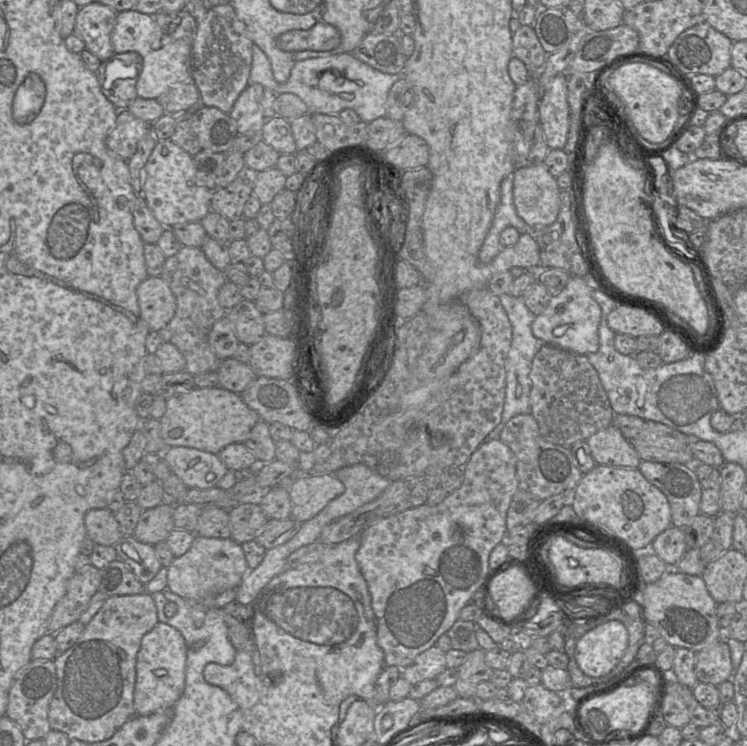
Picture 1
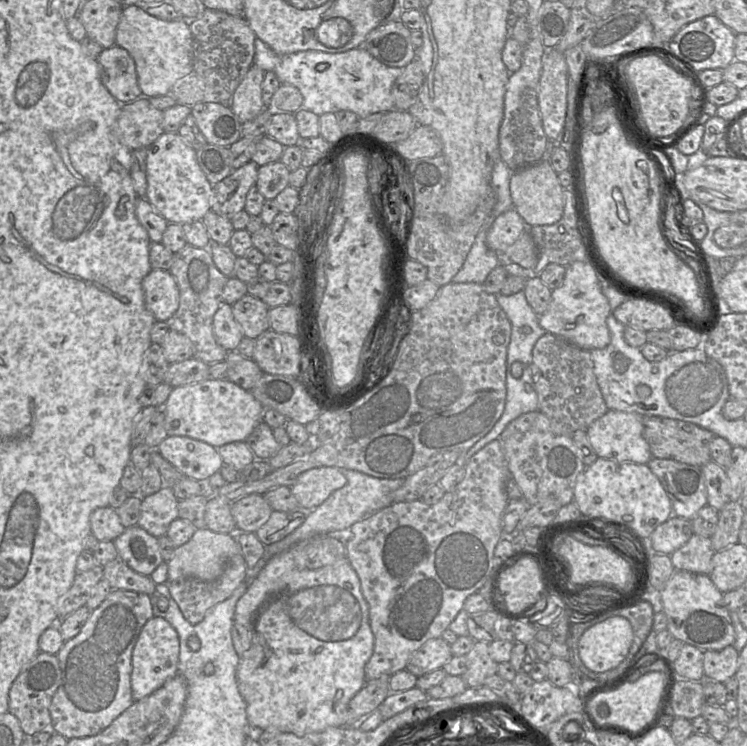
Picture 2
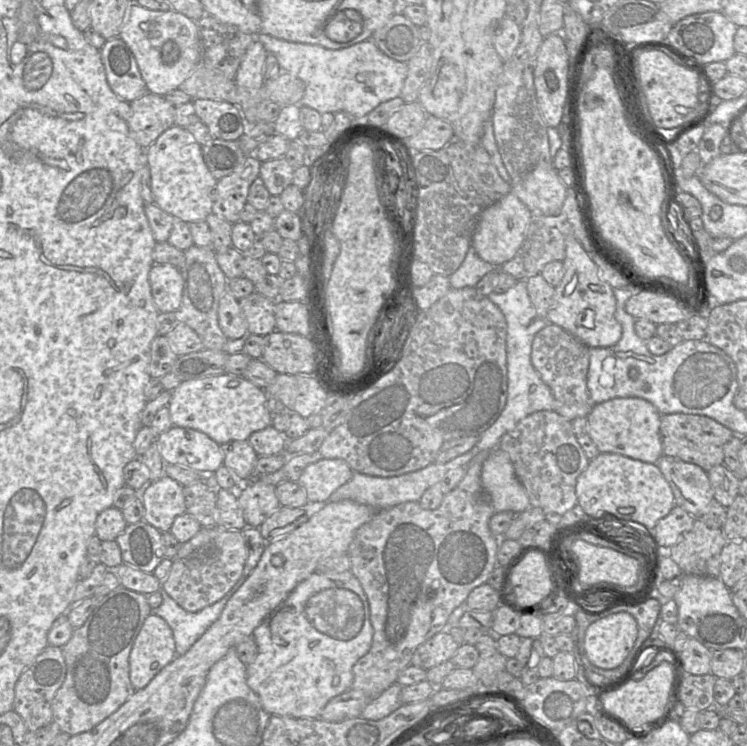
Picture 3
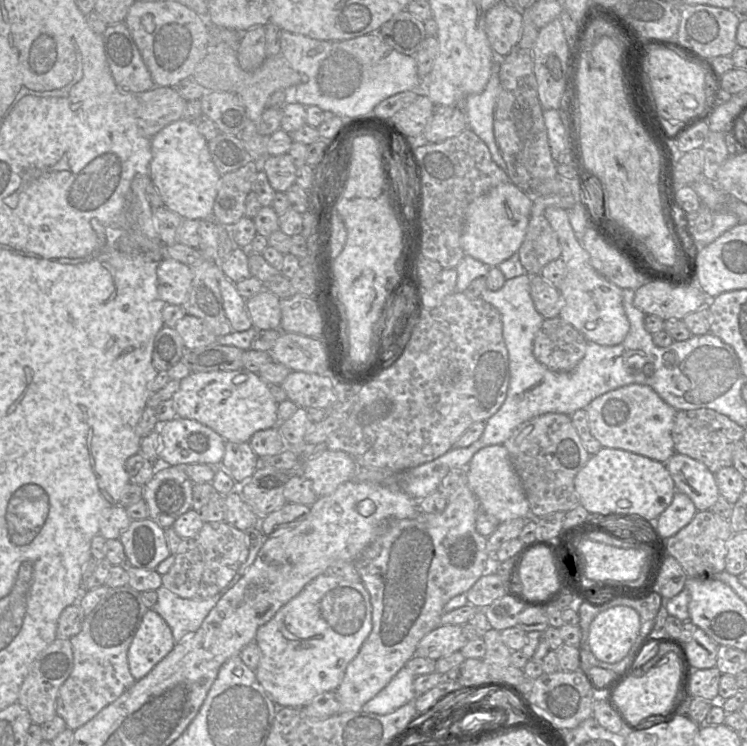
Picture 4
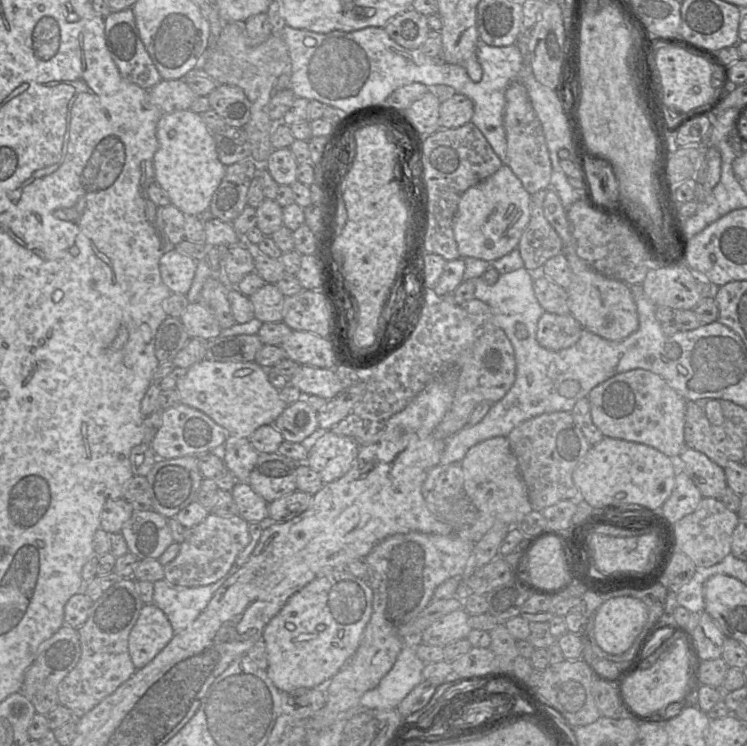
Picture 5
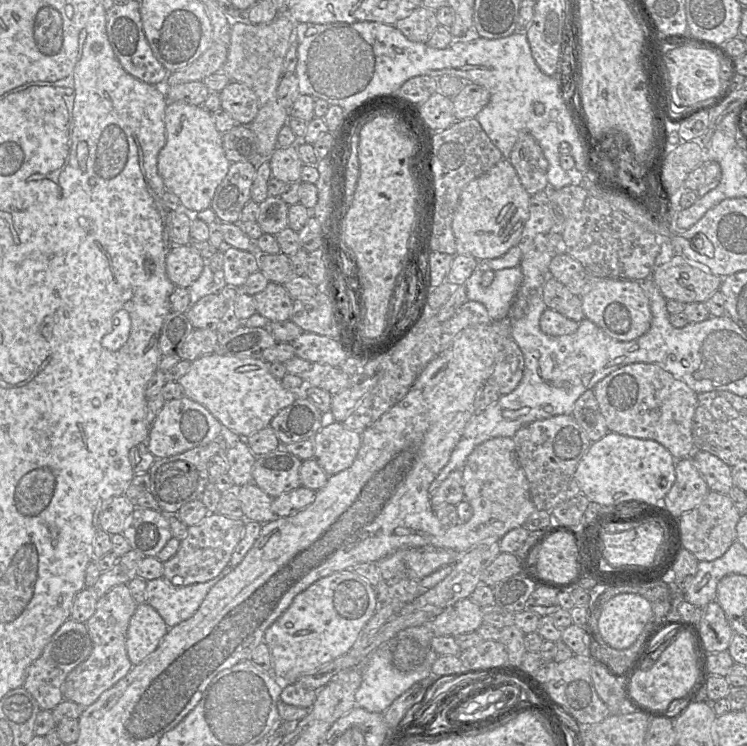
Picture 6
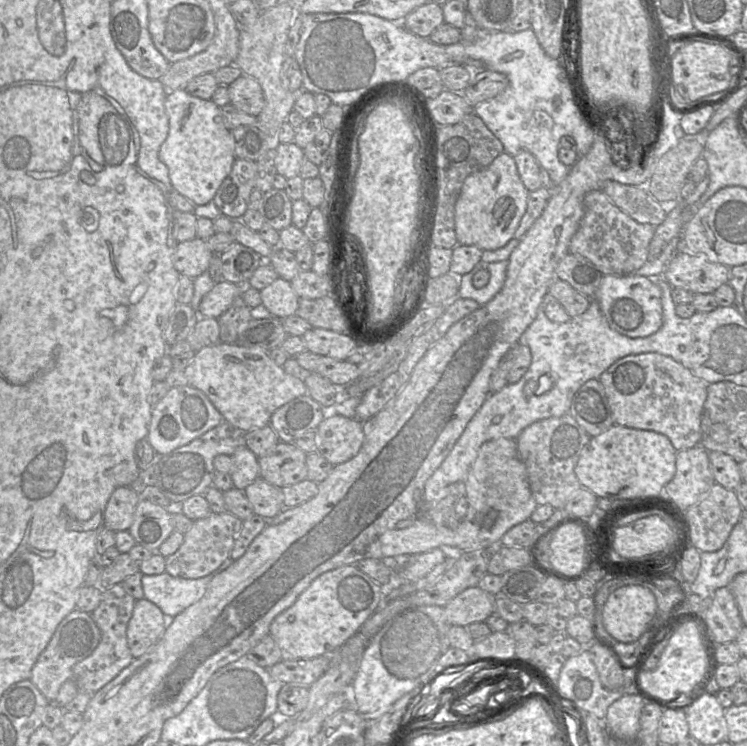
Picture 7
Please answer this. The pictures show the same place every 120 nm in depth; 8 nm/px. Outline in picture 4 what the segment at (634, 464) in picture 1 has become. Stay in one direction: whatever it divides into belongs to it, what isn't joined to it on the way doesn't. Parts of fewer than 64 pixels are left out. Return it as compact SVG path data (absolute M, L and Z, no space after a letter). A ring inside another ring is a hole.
M633 383L595 398L586 408L591 434L602 447L622 449L666 463L676 452L672 429L677 410L650 386Z

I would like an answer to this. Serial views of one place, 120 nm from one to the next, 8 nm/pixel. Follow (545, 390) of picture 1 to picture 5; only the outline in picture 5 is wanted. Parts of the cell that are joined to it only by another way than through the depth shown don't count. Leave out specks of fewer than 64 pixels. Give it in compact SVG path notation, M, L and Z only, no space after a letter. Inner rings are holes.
M544 312L537 323L536 339L543 348L559 351L574 345L582 330L581 324L571 314Z

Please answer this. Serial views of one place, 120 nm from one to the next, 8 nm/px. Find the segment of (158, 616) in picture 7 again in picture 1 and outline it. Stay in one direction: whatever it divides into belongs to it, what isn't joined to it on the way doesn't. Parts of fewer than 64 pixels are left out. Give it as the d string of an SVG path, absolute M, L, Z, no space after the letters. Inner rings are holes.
M158 622L143 636L136 658L135 715L145 716L158 710L173 709L185 686L186 653L187 646L181 633L167 624Z

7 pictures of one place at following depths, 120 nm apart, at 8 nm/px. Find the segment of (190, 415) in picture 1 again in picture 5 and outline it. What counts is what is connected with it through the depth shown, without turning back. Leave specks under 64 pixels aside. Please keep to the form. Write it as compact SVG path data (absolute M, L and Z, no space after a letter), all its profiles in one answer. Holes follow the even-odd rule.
M203 359L187 369L175 388L180 402L205 413L214 422L224 428L228 436L250 438L263 425L273 425L278 416L288 406L268 380L267 370L253 362L215 362Z

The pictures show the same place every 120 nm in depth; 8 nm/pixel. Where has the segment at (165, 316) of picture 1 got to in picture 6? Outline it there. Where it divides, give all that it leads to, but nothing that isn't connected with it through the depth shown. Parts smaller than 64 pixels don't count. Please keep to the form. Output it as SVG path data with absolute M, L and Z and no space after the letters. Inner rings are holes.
M190 244L172 246L166 256L166 274L176 287L189 288L207 261Z

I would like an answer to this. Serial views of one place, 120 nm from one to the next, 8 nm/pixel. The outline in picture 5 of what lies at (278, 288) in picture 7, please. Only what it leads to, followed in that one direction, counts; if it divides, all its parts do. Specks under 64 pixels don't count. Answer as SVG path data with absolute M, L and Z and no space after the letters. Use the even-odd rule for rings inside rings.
M265 283L249 298L253 306L254 318L257 318L262 323L280 322L283 320L285 296L275 283Z

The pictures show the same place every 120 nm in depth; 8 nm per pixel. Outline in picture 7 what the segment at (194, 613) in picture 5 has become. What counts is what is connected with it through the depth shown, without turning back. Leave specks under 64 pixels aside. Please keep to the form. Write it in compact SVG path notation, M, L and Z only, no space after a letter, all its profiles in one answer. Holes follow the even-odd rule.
M227 558L216 570L197 579L175 577L167 572L142 575L144 598L157 605L166 617L175 617L197 602L212 579L228 568L234 560Z

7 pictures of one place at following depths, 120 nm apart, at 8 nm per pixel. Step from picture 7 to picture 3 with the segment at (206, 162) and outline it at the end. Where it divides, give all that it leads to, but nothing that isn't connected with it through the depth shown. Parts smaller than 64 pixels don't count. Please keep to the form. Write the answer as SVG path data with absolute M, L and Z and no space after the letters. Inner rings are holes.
M173 125L144 151L144 164L150 170L154 203L175 219L192 223L205 221L212 213L217 179L207 168L202 146L184 127Z

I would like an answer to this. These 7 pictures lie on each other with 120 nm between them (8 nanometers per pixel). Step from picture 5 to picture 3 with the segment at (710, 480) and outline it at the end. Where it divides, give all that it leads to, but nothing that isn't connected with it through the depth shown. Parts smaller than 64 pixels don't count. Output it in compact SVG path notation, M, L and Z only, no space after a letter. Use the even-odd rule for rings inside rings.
M665 455L654 464L670 485L675 505L700 518L714 499L708 472L696 464Z

